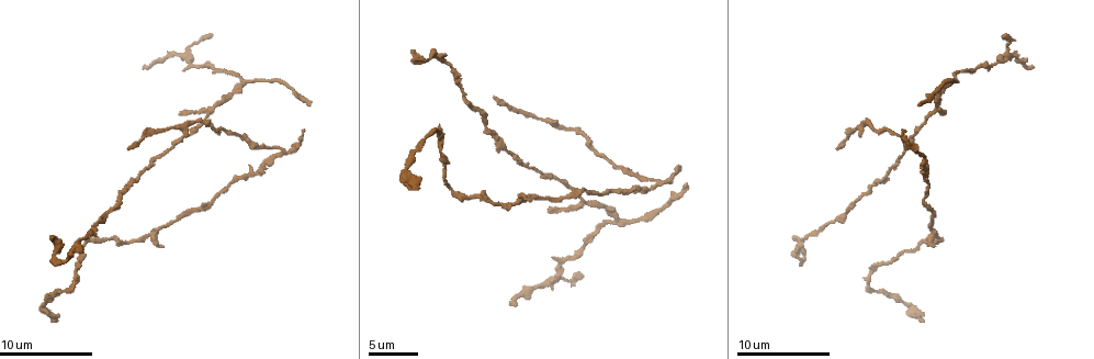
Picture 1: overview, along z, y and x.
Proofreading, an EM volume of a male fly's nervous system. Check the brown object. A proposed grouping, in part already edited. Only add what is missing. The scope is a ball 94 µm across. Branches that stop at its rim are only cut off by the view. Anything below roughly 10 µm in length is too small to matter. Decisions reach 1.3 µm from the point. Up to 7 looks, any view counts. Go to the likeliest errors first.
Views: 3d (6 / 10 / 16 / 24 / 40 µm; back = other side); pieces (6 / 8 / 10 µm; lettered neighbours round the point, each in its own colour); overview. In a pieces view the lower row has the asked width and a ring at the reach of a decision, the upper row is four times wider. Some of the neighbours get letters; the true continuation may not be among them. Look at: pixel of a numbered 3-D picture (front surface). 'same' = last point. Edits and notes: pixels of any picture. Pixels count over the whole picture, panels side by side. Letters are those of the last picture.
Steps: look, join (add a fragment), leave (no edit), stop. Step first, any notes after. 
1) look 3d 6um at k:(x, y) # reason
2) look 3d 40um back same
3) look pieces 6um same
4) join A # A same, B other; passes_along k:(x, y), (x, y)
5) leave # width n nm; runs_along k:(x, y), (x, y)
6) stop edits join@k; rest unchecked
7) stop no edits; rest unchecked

look pieces 10um at 1:(128, 145) # free end

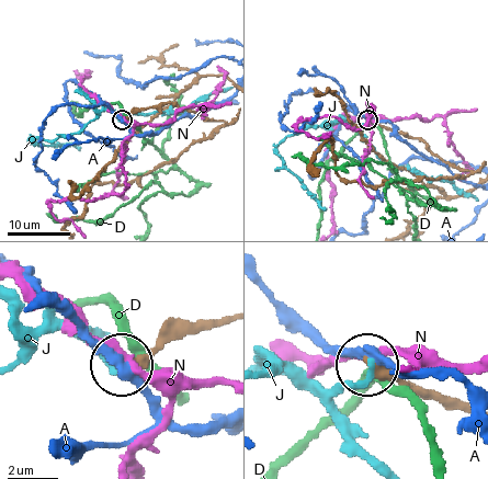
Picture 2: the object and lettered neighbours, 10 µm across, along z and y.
leave # A other, D other, J other, N other; runs_along 2:(214, 121), (170, 103), (143, 109), (122, 118); none of them fits

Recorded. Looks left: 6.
look 3d 10um at 1:(1031, 68) # branch stops here

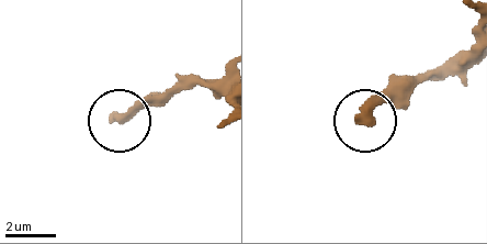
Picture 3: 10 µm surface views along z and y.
look pieces 10um at 3:(361, 118)

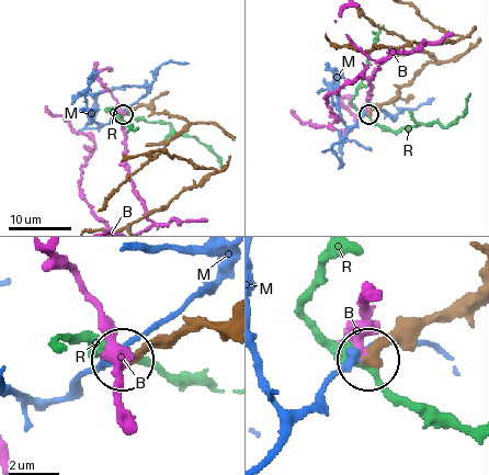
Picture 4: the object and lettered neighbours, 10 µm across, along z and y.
leave # width 420 nm; B other, M other, R other; runs_along 4:(470, 292), (408, 321), (372, 355); no lettered fragment goes on from it

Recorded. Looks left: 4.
look 3d 10um at 1:(548, 208) # branch stops here

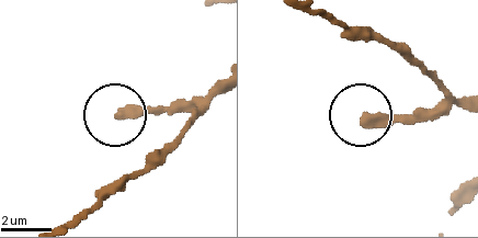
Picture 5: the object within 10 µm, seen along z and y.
look pieces 10um at 5:(117, 114)

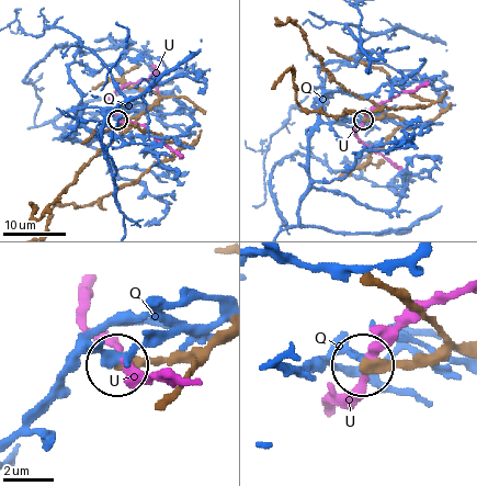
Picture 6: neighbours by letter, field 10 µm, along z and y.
leave # Q other, U other; no lettered fragment goes on from it

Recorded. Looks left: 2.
look pieces 6um at 1:(921, 322) # end of a long branch

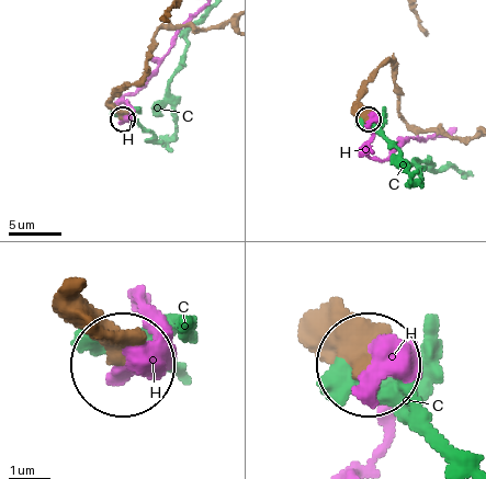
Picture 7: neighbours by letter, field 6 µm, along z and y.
leave # width 450 nm; C other, H other; runs_along 7:(180, 25), (155, 35), (143, 75), (113, 99), (122, 118); no lettered fragment goes on from it

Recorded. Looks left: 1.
stop no edits; rest unchecked

